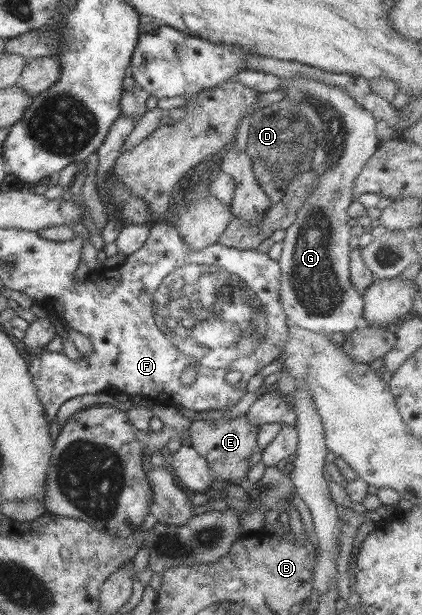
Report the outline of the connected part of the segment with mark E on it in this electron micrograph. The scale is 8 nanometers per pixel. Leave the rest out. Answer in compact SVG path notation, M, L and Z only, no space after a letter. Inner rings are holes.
M247 416L237 418L219 418L217 420L193 420L188 426L187 436L190 445L205 459L207 467L211 470L213 480L225 479L231 485L243 485L249 470L249 456L257 451L256 435L259 426L249 424Z

